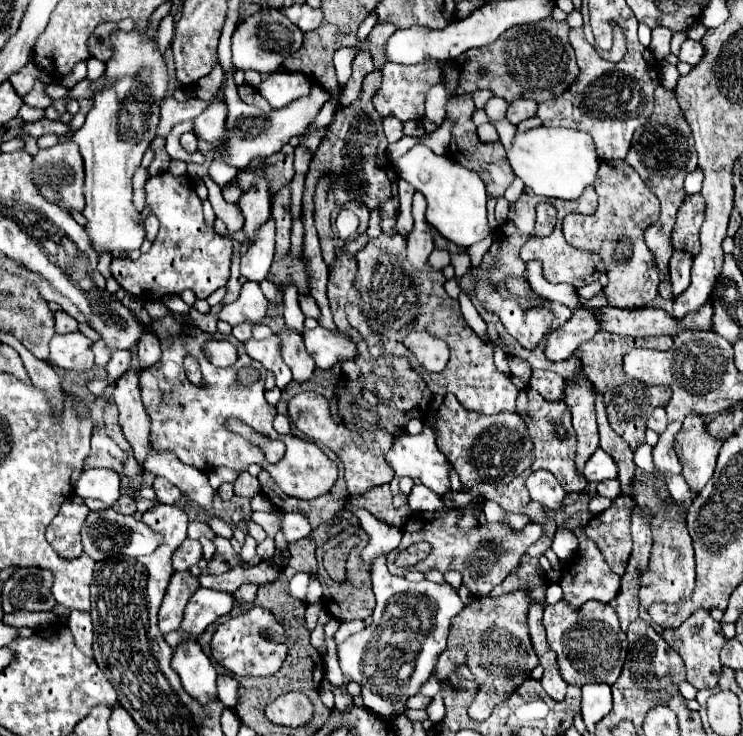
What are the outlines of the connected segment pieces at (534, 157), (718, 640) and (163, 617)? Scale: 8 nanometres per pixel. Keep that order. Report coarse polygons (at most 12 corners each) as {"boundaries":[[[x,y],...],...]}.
{"boundaries":[[[532,128],[508,162],[540,196],[576,200],[596,186],[590,134]],[[698,608],[678,628],[656,628],[682,656],[688,682],[714,688],[722,626]],[[176,572],[158,612],[162,634],[176,630],[198,578]]]}

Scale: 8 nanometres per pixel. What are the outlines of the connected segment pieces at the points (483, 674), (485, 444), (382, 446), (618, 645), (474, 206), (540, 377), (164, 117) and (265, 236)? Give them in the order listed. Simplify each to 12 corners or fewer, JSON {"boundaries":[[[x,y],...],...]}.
{"boundaries":[[[528,596],[476,598],[450,626],[478,682],[474,720],[538,666]],[[440,406],[438,448],[464,486],[532,466],[518,414]],[[318,392],[296,394],[288,416],[342,460],[350,496],[394,478],[386,432],[334,424]],[[604,602],[546,606],[566,684],[614,684],[626,634]],[[418,142],[394,162],[462,248],[492,234],[476,172]],[[534,370],[528,386],[544,400],[562,400],[564,378]],[[224,88],[212,100],[164,100],[158,134],[166,136],[178,122],[192,120],[210,104],[224,100]],[[272,218],[240,262],[240,276],[264,280],[274,258]]]}

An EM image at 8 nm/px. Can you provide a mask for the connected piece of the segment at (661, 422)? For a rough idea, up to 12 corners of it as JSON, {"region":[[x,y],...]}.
{"region":[[656,408],[646,426],[656,434],[666,430],[666,412]]}

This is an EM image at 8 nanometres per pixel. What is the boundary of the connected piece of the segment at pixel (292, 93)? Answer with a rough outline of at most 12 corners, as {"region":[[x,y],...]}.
{"region":[[274,72],[260,94],[274,110],[310,94],[302,72]]}

